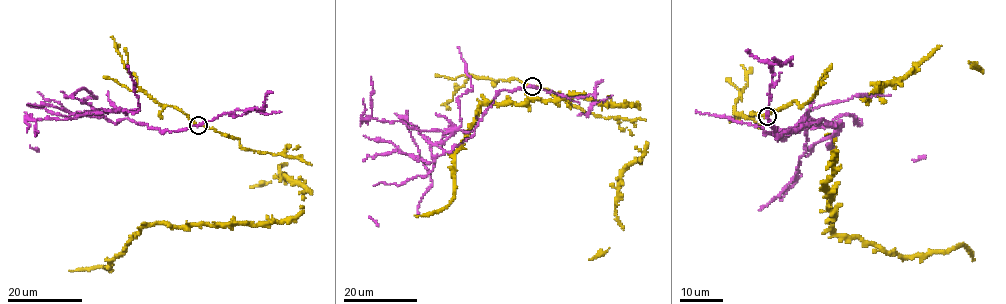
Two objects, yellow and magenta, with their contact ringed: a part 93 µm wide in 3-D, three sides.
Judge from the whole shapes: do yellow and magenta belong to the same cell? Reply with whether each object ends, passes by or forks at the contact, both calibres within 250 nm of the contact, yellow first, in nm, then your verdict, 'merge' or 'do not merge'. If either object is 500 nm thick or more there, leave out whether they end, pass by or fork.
yellow passes by; magenta passes by; 160 nm thick on the yellow side, 200 nm on the other; do not merge

